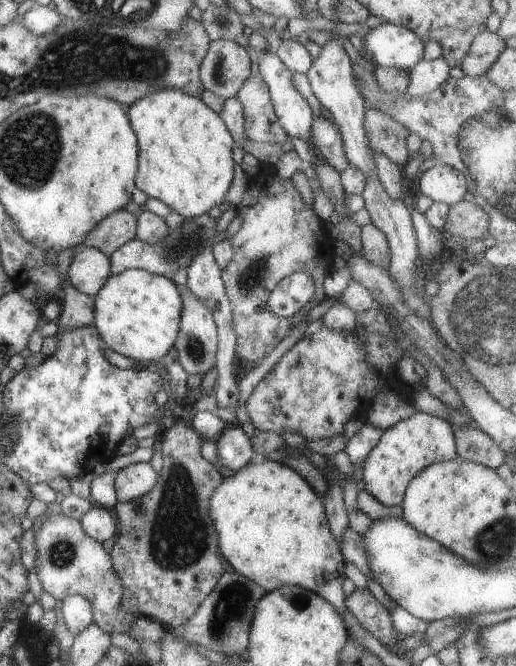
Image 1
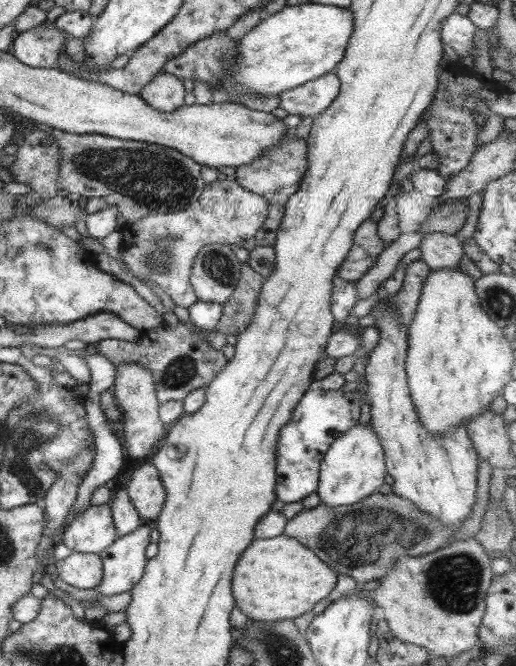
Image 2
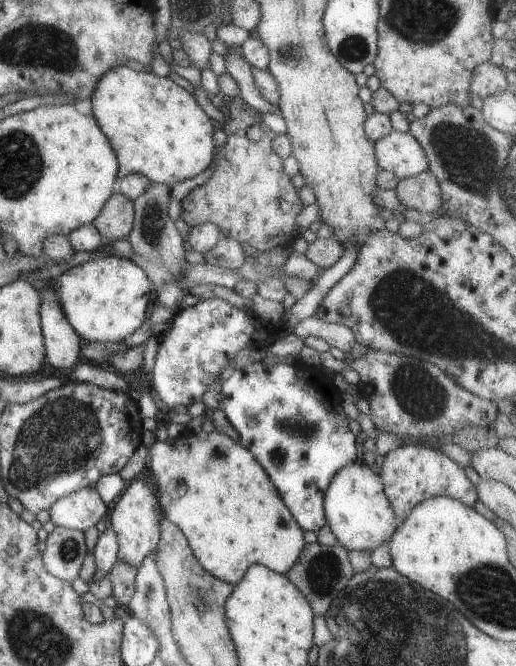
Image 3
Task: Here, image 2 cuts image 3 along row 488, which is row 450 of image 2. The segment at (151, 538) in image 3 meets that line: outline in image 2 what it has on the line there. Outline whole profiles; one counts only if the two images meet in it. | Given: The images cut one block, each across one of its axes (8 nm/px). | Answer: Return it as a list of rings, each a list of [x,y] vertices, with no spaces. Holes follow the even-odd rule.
[[[124,362],[115,366],[114,383],[110,392],[114,396],[114,403],[121,411],[123,418],[122,446],[126,460],[133,461],[147,456],[151,450],[156,449],[162,437],[165,435],[163,423],[159,420],[159,404],[155,396],[153,379],[148,369],[136,364],[136,362]]]

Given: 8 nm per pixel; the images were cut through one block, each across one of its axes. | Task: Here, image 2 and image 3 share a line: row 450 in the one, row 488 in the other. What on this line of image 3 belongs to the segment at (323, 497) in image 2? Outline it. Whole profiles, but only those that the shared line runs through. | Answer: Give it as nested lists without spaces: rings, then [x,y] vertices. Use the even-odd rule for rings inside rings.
[[[362,460],[346,462],[329,479],[323,497],[326,524],[336,537],[336,544],[348,551],[372,552],[381,542],[389,540],[397,528],[396,516],[383,492],[380,476]]]

